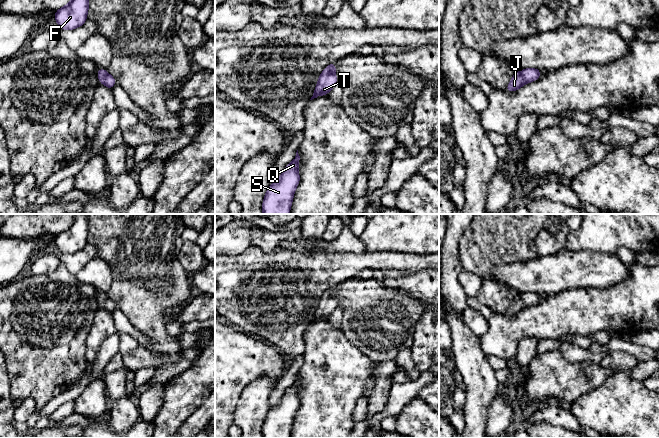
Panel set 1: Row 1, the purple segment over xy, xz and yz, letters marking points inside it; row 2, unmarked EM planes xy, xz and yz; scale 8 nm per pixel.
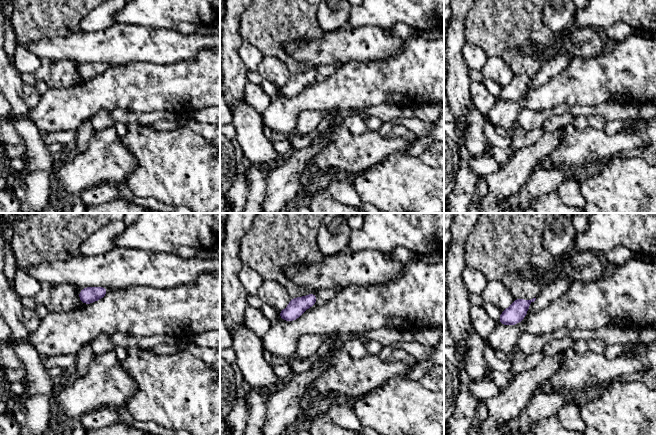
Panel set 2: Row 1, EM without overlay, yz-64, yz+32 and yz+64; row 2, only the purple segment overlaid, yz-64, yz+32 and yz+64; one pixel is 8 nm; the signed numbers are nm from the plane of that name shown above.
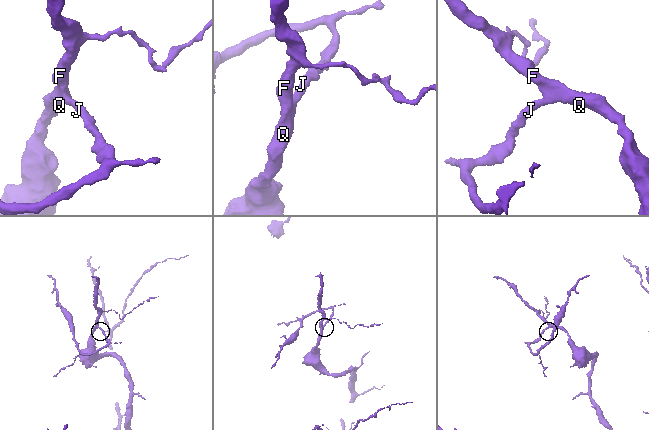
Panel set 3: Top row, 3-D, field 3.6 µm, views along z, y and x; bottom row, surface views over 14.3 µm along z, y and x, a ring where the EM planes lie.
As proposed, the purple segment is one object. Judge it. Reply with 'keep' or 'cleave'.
keep

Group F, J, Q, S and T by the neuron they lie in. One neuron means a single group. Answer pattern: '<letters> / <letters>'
F J Q S T

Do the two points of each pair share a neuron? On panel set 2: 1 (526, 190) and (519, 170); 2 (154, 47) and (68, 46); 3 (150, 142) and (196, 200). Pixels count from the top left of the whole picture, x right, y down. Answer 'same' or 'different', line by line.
1: different
2: same
3: same

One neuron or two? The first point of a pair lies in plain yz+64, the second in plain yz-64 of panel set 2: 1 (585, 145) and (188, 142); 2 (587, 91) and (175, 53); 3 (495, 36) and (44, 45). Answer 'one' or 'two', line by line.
1: two
2: two
3: two

